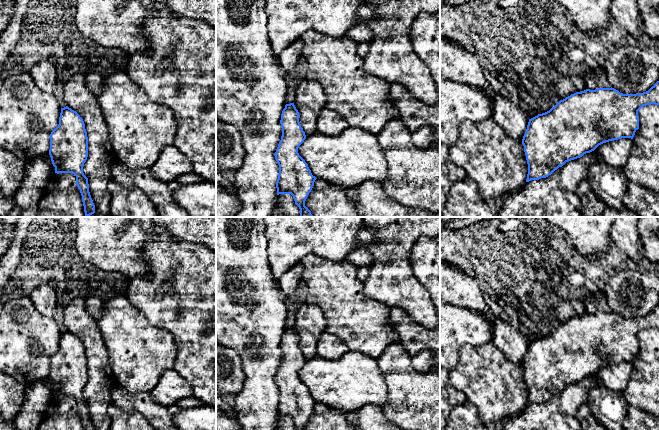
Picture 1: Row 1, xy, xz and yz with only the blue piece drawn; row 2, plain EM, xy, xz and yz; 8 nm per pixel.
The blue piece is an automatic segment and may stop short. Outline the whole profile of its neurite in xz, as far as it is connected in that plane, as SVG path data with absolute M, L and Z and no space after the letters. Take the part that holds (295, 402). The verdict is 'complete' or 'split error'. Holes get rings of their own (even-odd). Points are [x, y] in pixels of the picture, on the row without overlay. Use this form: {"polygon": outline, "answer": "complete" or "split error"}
{"polygon": "M294 327L286 328L280 344L282 360L274 378L279 389L276 412L277 419L291 418L297 430L305 430L317 402L298 377L299 370L306 363L299 342Z", "answer": "complete"}

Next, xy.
{"polygon": "M68 330L61 332L59 349L50 358L49 379L55 397L72 397L82 420L83 430L95 430L89 416L83 389L88 381L88 361L80 339Z", "answer": "complete"}

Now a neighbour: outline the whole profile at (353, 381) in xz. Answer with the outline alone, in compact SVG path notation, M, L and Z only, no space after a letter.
M349 350L338 360L315 357L306 360L298 372L311 397L317 403L350 412L368 405L382 407L387 401L388 389L375 359Z

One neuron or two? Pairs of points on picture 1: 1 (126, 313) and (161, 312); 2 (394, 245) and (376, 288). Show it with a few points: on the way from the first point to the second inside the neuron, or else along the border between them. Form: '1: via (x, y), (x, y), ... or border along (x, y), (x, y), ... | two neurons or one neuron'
1: border along (127, 294), (128, 301), (152, 325), (159, 328) | two neurons
2: via (391, 256), (391, 269), (387, 277) | one neuron

